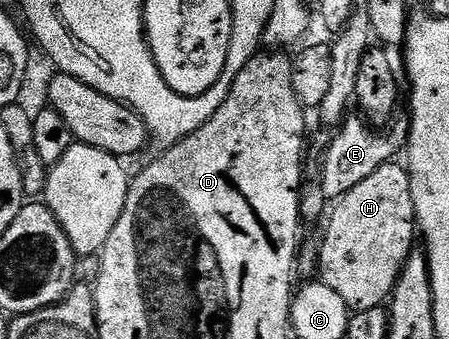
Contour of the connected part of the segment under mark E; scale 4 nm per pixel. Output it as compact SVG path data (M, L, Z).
M347 117L342 125L337 127L335 134L338 135L331 140L330 147L327 148L326 155L322 158L322 190L307 189L301 195L300 213L307 223L316 221L322 213L323 217L328 210L326 202L337 203L339 198L343 198L352 188L356 188L356 184L360 184L360 180L368 180L368 176L372 176L372 172L376 172L376 168L380 168L386 162L395 161L405 147L408 133L405 121L395 121L389 129L383 132L381 129L367 124L361 117L358 117L359 119L354 117Z

